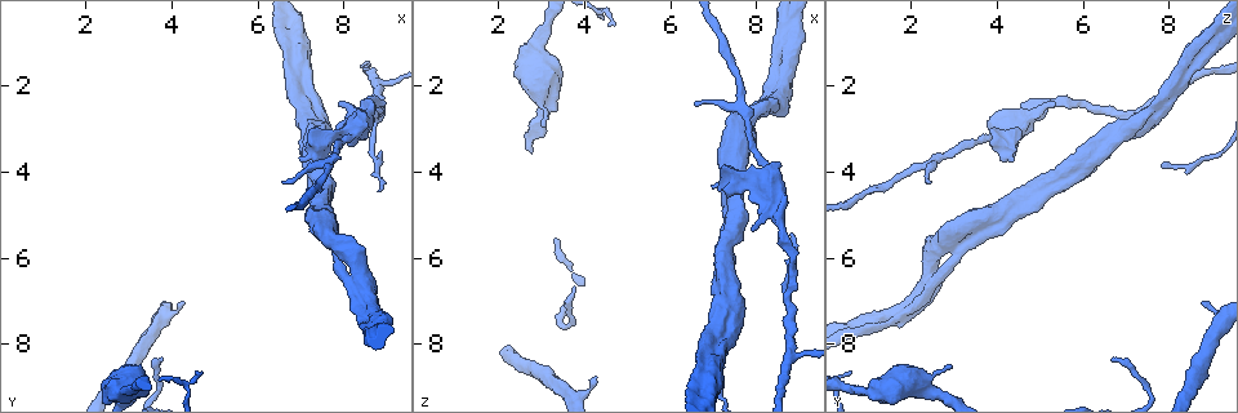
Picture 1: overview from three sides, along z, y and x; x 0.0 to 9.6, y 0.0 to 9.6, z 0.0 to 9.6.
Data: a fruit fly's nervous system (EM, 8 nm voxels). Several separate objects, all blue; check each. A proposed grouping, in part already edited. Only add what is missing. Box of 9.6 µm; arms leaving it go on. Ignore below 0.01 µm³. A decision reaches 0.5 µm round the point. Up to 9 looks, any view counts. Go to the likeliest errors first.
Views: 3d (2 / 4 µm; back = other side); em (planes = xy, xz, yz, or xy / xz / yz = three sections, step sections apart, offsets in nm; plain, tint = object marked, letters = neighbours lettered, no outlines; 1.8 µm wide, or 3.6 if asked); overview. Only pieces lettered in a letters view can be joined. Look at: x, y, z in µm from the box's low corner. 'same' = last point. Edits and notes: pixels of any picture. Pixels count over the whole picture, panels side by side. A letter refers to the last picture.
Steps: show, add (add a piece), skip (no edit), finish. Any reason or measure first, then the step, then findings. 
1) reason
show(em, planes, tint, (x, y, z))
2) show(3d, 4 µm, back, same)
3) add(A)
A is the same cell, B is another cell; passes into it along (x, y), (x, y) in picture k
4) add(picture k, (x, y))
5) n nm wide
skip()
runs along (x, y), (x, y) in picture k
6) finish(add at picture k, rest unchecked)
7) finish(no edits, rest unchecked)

an open end
show(em, xy, step 16, letters, (7.90, 2.45, 5.35))

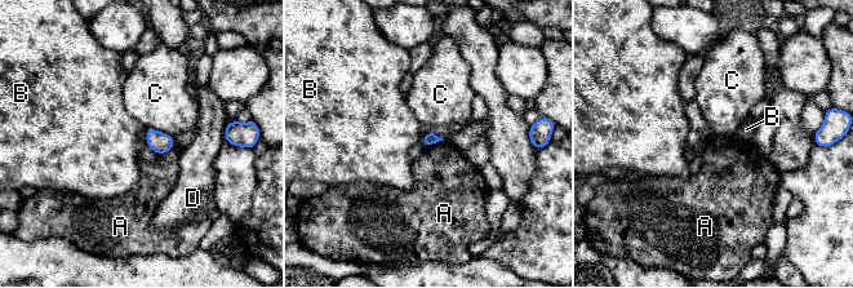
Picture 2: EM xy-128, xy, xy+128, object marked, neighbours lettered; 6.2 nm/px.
skip()
A, B, C and D are other cells; border along (443, 140), (427, 145) in picture 2; no lettered piece goes on from it

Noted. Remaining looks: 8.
branch stops here
show(em, planes, plain, (4.25, 7.00, 8.80))

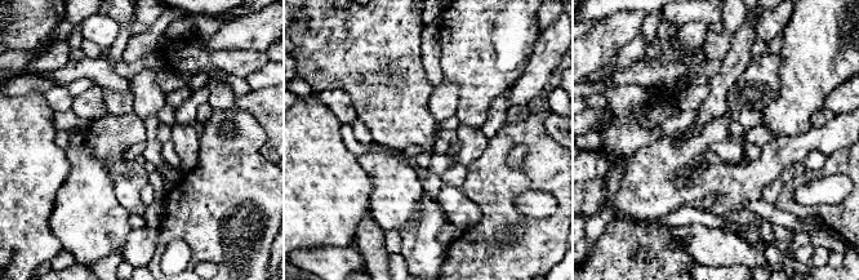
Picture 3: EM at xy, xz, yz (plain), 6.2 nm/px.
show(em, planes, letters, same)

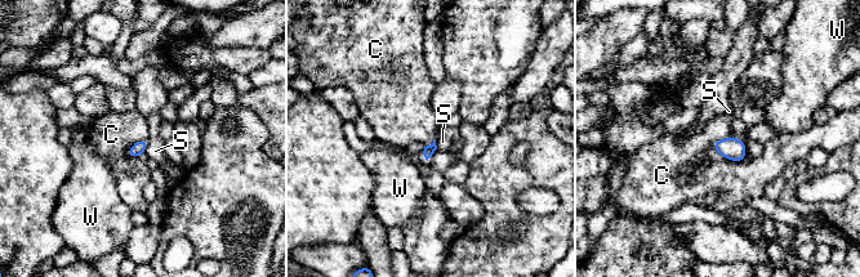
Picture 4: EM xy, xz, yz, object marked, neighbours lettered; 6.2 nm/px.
skip()
C, S and W are other cells; no lettered piece goes on from it

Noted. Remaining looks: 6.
show(3d, 4 µm, (3.05, 8.55, 2.90))

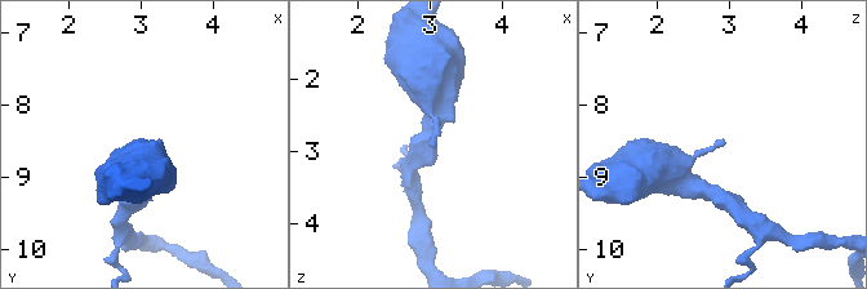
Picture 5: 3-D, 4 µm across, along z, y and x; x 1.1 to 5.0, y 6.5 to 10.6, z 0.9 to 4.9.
show(em, planes, plain, (3.00, 8.55, 2.95))

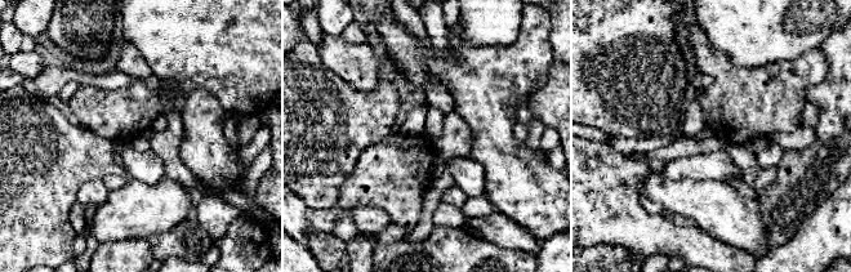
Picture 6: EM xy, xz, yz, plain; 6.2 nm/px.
what lies round it
show(em, planes, letters, same)

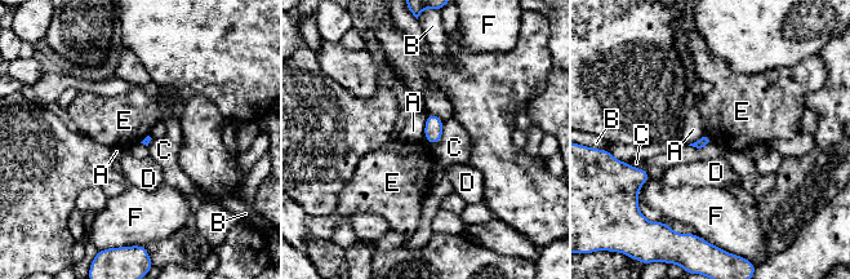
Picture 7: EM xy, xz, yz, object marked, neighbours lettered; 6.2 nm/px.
skip()
A, B, C, D, E and F are other cells; border along (706, 132), (713, 142) in picture 7; no lettered piece goes on from it

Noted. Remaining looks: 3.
branch point
show(3d, 4 µm, (8.70, 2.60, 6.90))

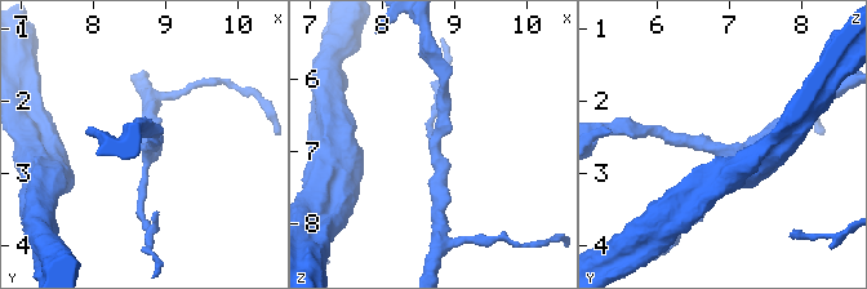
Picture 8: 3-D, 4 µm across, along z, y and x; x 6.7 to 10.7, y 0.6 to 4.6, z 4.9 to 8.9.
need the tissue
show(em, planes, plain, (8.70, 2.65, 6.90))

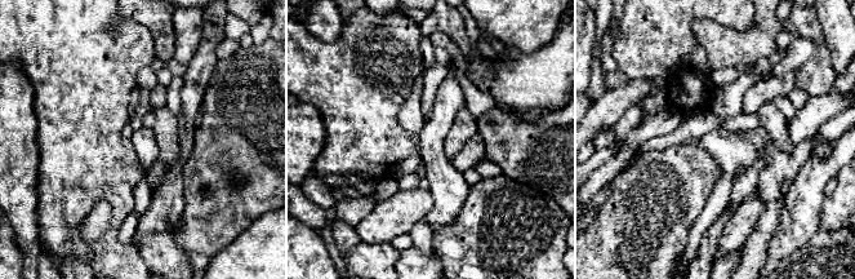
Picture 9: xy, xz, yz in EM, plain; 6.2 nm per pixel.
what lies round it
show(em, planes, letters, same)

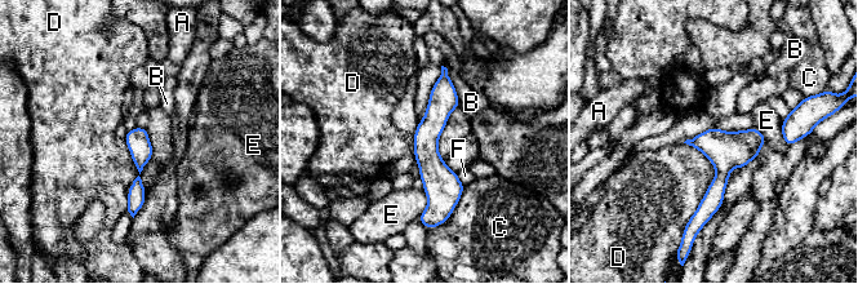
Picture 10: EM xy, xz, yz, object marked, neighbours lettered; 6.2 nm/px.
D touches over 500 nm
skip()
A, B, C, D, E and F are other cells; none of them fits

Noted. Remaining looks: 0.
finish(no edits, rest unchecked)

